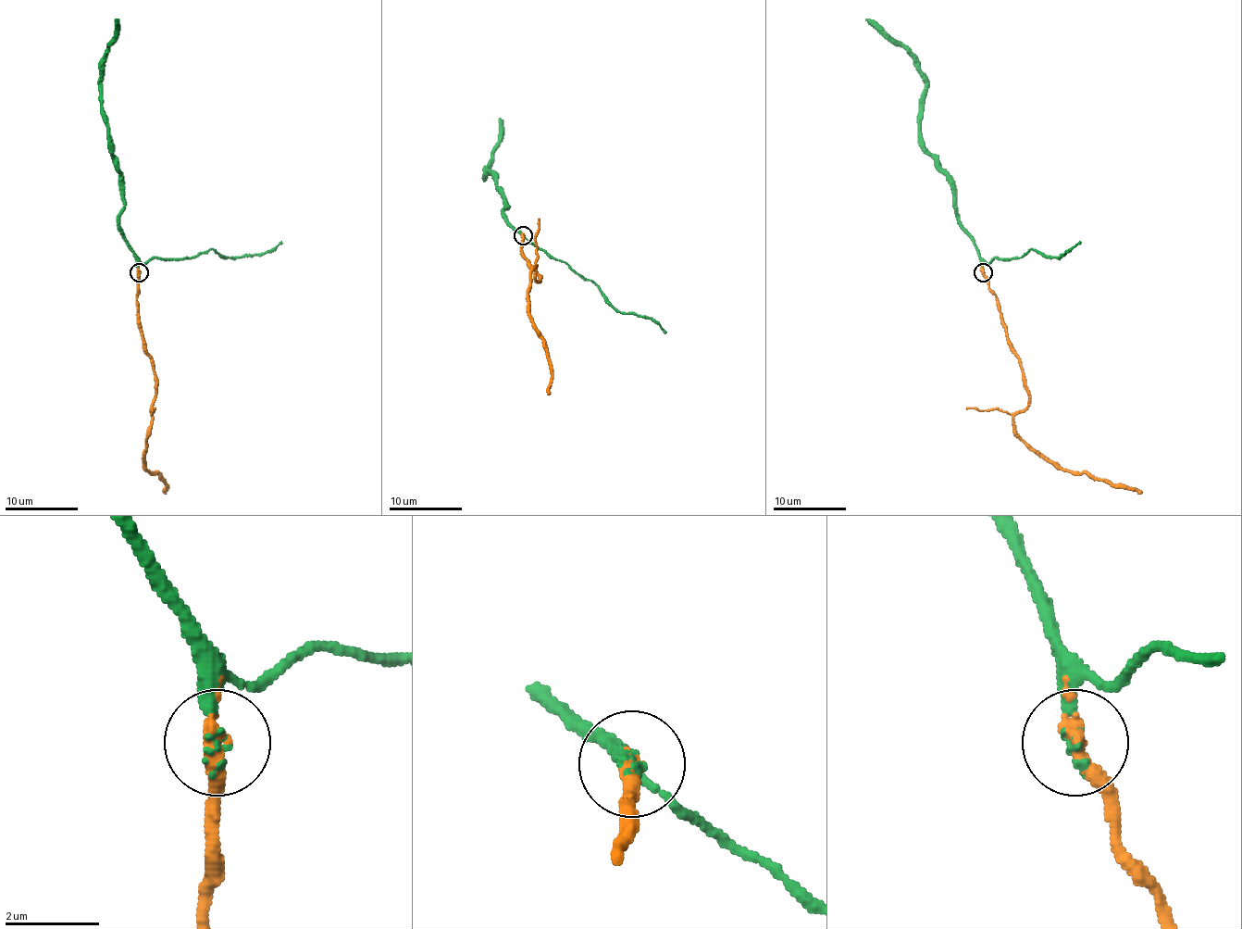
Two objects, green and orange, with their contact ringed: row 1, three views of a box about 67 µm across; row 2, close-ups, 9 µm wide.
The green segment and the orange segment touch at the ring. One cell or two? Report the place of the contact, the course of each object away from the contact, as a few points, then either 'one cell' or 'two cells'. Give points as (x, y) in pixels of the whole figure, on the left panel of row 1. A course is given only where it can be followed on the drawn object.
at (139, 272); green runs (138, 271), (138, 258), (120, 224), (123, 177), (111, 145), (102, 107), (102, 57), (115, 38), (117, 19); orange runs (138, 271), (136, 323), (143, 350), (151, 359), (155, 383), (143, 465), (167, 483), (164, 493); one cell

